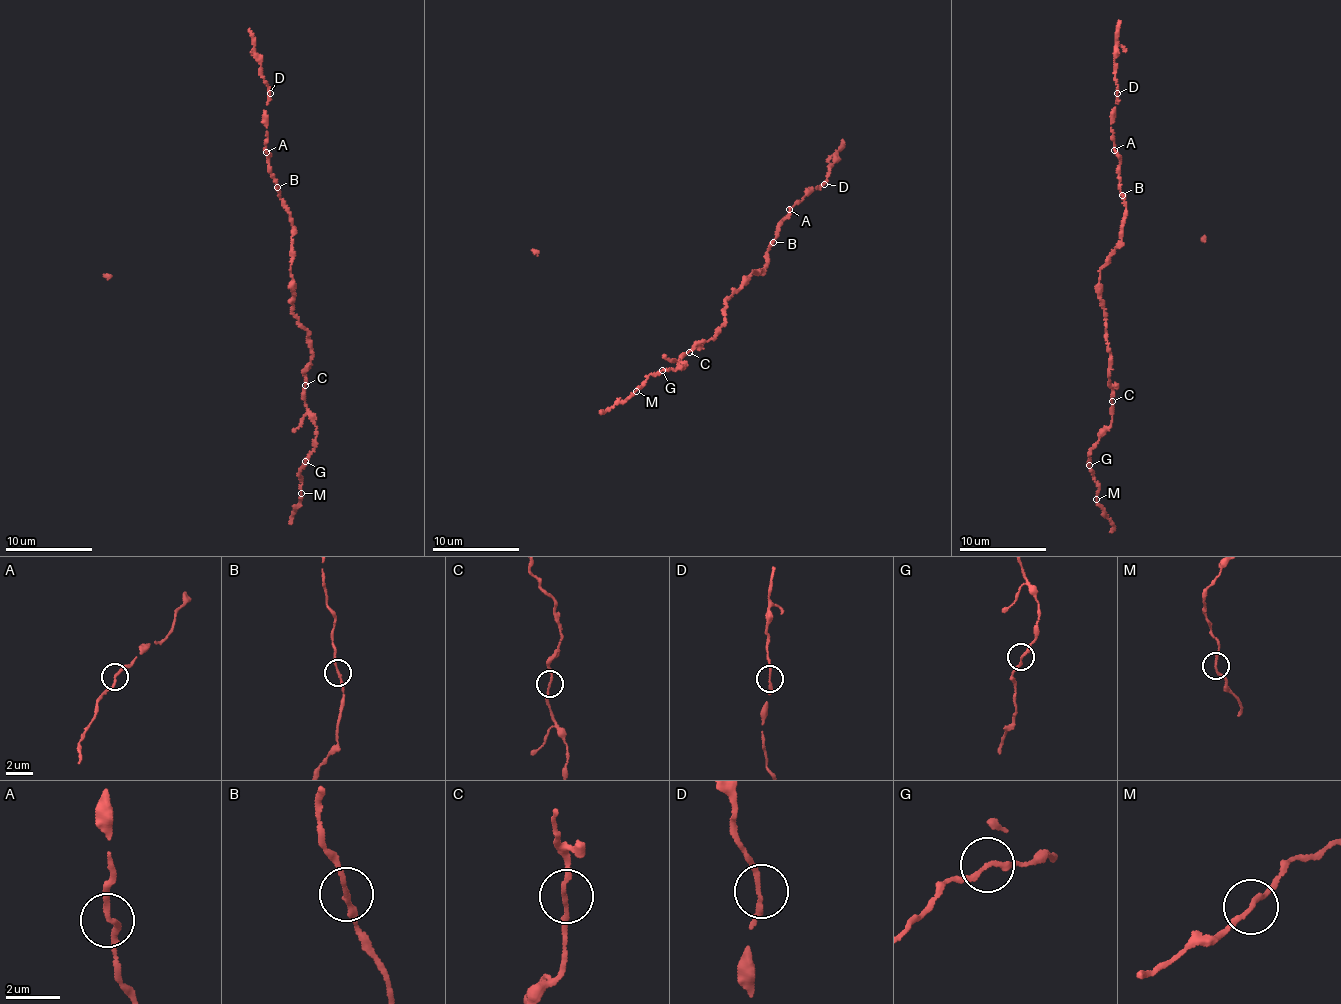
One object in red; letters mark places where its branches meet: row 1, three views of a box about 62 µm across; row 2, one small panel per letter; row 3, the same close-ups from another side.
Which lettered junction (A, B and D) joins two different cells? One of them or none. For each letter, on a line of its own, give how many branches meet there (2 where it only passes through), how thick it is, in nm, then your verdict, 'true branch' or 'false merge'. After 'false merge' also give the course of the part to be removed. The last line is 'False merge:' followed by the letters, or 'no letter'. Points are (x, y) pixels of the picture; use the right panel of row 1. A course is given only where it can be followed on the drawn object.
A: branches 2; calibre 160 nm; true branch
B: branches 2; calibre 160 nm; true branch
D: branches 2; calibre 160 nm; true branch
False merge: no letter

